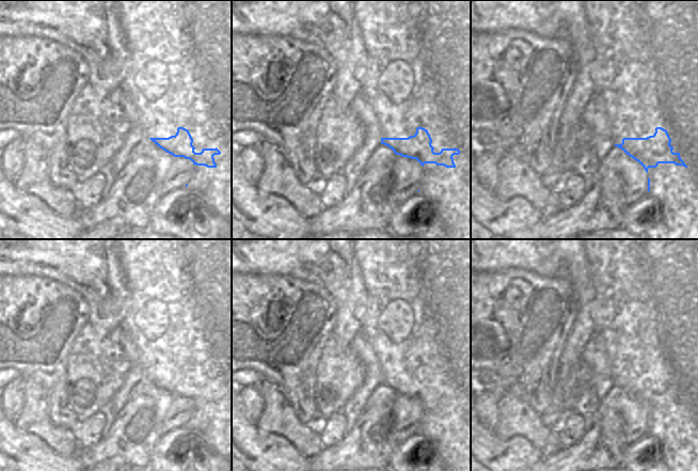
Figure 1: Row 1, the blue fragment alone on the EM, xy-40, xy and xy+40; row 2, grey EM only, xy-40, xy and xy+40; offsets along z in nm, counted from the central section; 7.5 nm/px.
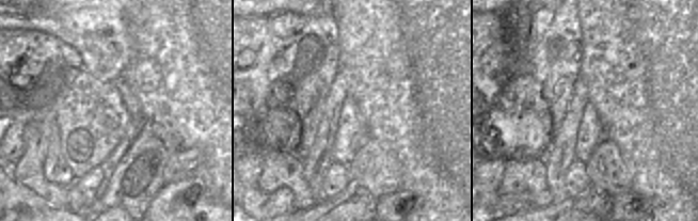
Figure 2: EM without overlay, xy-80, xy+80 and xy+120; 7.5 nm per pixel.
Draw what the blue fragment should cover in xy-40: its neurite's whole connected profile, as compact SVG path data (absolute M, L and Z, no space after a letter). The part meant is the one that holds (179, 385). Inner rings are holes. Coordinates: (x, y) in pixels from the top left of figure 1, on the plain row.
M178 366L175 375L169 377L149 377L157 386L173 394L170 406L161 421L161 435L175 428L187 426L196 405L217 407L215 394L221 391L216 388L203 388L195 392L193 378L188 368Z

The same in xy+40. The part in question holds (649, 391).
M656 366L653 375L647 377L623 377L621 383L615 386L603 397L597 420L602 420L606 415L615 415L620 421L620 429L624 436L626 444L634 443L638 439L648 435L650 430L649 407L656 407L659 403L675 403L687 407L680 396L680 392L673 392L670 384L671 378L666 368Z

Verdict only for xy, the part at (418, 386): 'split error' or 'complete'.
split error

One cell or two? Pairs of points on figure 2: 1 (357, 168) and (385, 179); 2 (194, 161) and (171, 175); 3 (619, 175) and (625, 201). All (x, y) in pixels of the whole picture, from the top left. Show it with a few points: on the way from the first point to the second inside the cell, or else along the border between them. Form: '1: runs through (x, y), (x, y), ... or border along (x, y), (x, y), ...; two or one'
1: runs through (364, 168), (374, 168), (378, 172); one
2: runs through (189, 161), (176, 172); one
3: border along (631, 192), (611, 195); two

